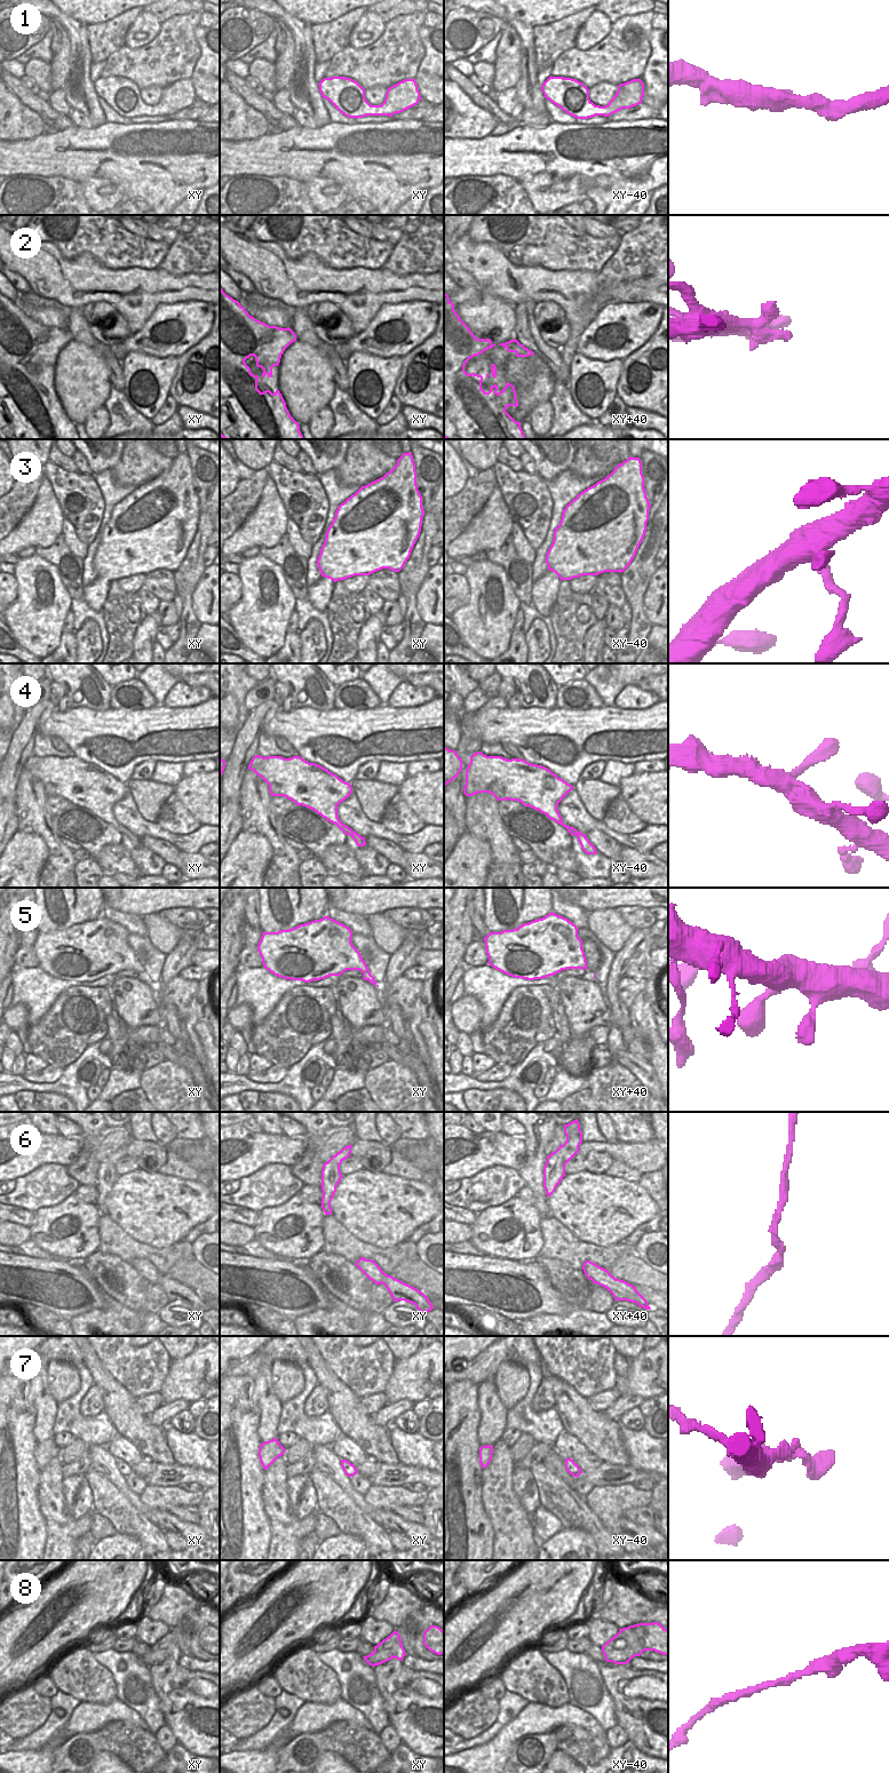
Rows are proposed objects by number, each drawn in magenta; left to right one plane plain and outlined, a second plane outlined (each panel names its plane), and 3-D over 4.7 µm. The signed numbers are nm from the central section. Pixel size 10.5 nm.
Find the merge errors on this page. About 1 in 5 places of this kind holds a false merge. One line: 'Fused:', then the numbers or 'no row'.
Fused: no row

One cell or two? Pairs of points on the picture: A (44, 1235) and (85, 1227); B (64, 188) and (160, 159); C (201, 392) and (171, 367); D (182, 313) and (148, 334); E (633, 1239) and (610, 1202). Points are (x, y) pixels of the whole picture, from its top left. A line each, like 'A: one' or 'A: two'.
A: one
B: two
C: two
D: one
E: two

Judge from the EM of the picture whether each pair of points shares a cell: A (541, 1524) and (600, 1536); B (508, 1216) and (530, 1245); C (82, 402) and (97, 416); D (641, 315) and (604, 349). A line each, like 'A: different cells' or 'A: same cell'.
A: different cells
B: same cell
C: different cells
D: same cell

